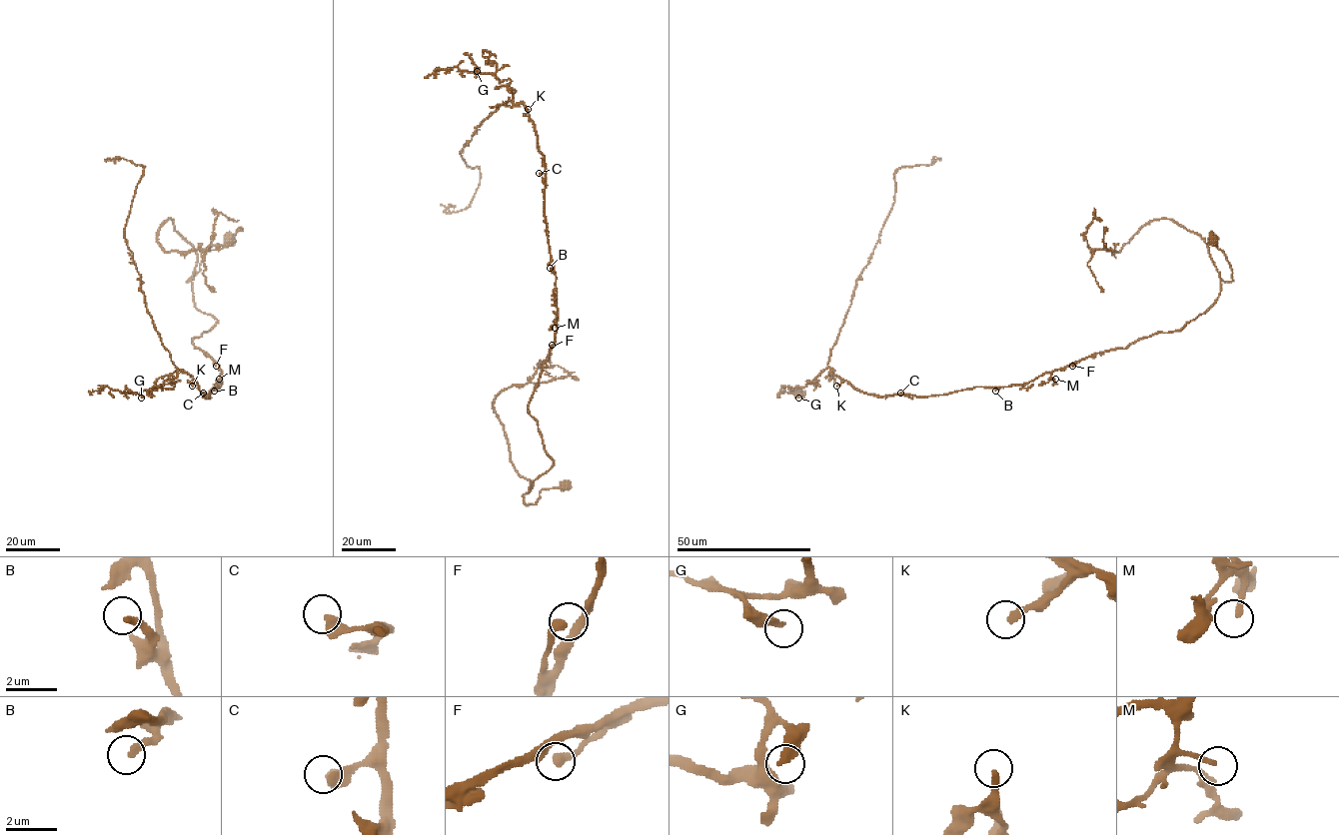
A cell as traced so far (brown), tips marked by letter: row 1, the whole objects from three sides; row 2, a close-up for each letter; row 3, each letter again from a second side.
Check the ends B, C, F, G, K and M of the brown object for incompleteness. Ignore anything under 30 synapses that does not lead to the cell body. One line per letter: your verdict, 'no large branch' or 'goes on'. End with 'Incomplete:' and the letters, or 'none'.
B: no large branch
C: no large branch
F: no large branch
G: no large branch
K: no large branch
M: no large branch
Incomplete: none

